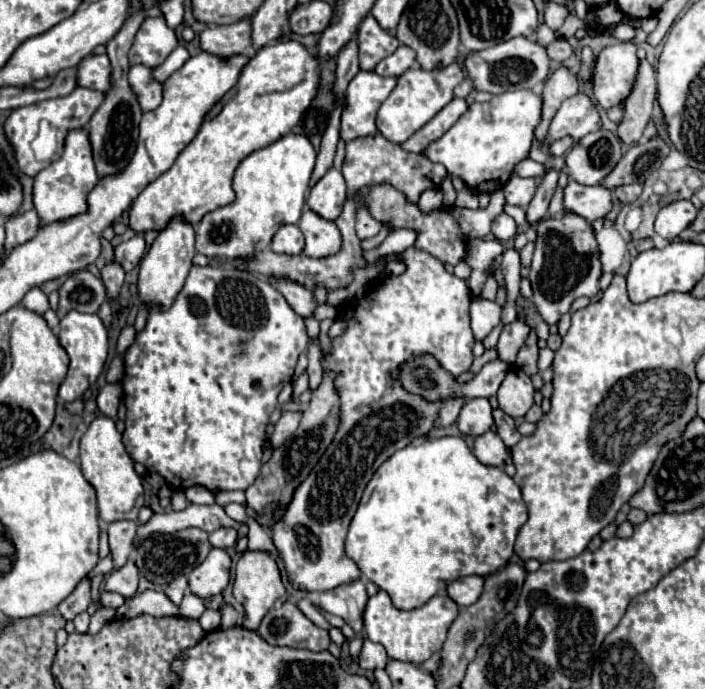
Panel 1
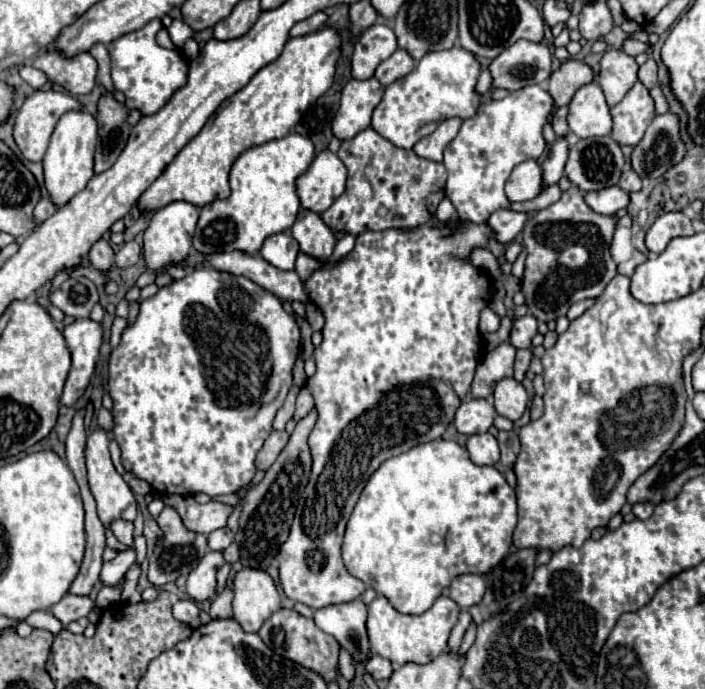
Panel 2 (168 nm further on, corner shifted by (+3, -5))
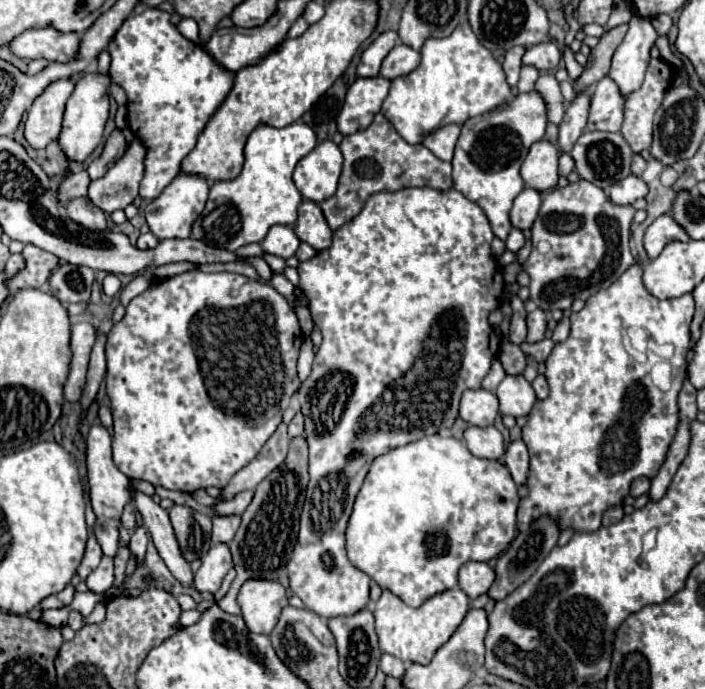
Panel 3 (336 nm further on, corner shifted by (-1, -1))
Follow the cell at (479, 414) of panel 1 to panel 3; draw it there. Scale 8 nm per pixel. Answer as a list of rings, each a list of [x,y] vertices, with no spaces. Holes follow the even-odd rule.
[[[467,389],[463,393],[459,417],[469,425],[477,427],[493,425],[497,415],[499,415],[499,401],[495,393],[485,389]]]

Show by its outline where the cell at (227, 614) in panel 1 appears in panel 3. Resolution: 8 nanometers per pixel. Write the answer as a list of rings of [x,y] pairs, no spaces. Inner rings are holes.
[[[295,437],[289,445],[289,453],[285,461],[275,469],[269,477],[265,477],[255,489],[255,497],[247,511],[241,515],[241,527],[233,541],[229,543],[233,555],[233,567],[237,577],[229,589],[229,593],[217,603],[223,611],[239,615],[241,609],[237,605],[237,593],[241,585],[249,579],[271,579],[277,581],[285,571],[287,561],[291,559],[293,547],[297,543],[299,533],[299,513],[305,501],[305,487],[309,481],[307,473],[307,441],[303,437]]]

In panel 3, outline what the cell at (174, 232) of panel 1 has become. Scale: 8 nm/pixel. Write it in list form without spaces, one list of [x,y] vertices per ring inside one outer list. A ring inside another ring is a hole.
[[[179,173],[157,199],[153,199],[145,209],[145,219],[149,229],[159,237],[191,237],[191,225],[201,215],[209,193],[209,181],[195,173]]]

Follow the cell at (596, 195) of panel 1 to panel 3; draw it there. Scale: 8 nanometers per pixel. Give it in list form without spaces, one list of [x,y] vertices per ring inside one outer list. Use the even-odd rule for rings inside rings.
[[[629,175],[625,179],[621,179],[619,183],[615,183],[609,191],[609,197],[613,203],[617,205],[631,205],[633,201],[637,201],[639,197],[645,197],[649,193],[647,183],[637,177],[637,175]]]

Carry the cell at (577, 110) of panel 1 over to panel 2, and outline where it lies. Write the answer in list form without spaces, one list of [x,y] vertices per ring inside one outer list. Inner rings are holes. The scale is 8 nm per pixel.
[[[597,83],[583,85],[569,103],[567,123],[571,133],[579,139],[609,135],[611,133],[611,115],[603,91]]]

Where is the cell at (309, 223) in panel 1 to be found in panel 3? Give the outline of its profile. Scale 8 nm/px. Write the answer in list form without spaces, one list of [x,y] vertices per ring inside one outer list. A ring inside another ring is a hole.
[[[305,199],[299,205],[299,217],[297,217],[295,225],[293,225],[293,231],[297,233],[297,237],[303,243],[309,243],[317,251],[329,249],[329,245],[331,245],[333,231],[329,229],[321,207],[317,203],[313,203],[313,201]]]

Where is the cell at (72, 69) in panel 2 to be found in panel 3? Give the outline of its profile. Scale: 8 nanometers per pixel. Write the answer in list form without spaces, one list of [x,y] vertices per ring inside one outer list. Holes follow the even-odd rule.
[[[53,27],[45,29],[27,29],[25,33],[17,35],[9,49],[13,55],[21,59],[39,59],[45,57],[47,61],[61,61],[67,63],[75,57],[79,49],[79,35],[77,33],[61,33]]]

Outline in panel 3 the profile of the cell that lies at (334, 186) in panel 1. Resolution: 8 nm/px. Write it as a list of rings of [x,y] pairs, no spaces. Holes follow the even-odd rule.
[[[321,141],[309,155],[305,155],[295,171],[293,181],[301,195],[309,201],[321,203],[337,189],[343,155],[333,141]]]

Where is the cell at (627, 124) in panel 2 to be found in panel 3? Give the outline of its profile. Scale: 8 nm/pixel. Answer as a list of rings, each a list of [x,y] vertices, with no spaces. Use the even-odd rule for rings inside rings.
[[[651,59],[641,89],[627,95],[621,135],[625,137],[633,153],[641,153],[643,149],[649,149],[653,141],[653,115],[659,109],[673,79],[675,75],[669,63],[661,59]]]

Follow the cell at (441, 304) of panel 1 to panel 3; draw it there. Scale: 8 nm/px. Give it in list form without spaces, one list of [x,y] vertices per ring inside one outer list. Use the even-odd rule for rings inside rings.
[[[405,187],[399,191],[379,191],[373,193],[365,203],[359,215],[355,215],[349,223],[339,227],[333,233],[333,245],[329,249],[323,249],[317,253],[317,257],[299,263],[299,285],[309,299],[309,311],[313,317],[313,323],[323,335],[323,343],[319,345],[319,351],[313,361],[313,371],[311,375],[301,383],[297,391],[297,399],[301,405],[301,413],[305,415],[305,439],[309,445],[309,485],[307,485],[307,497],[305,505],[301,511],[301,529],[299,529],[299,541],[293,549],[293,557],[287,565],[289,569],[289,581],[293,593],[305,603],[307,609],[317,613],[323,619],[329,617],[345,617],[353,615],[369,605],[369,583],[371,579],[359,571],[357,567],[351,565],[345,553],[345,527],[353,509],[355,495],[361,489],[361,483],[373,463],[375,457],[395,449],[397,445],[407,445],[411,441],[417,441],[425,435],[439,433],[441,429],[451,429],[451,425],[457,419],[457,409],[459,409],[459,399],[465,389],[477,389],[481,387],[483,377],[489,373],[491,363],[495,355],[499,353],[499,337],[489,325],[489,313],[499,307],[501,293],[505,287],[503,273],[499,271],[497,261],[491,255],[491,241],[493,241],[493,231],[491,225],[485,217],[485,213],[471,201],[467,201],[459,191],[453,187],[447,191],[431,189],[431,187]]]

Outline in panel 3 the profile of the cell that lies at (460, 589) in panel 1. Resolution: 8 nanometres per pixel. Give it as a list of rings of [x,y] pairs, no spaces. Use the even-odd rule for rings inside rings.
[[[471,561],[459,569],[459,587],[469,595],[469,599],[477,599],[487,593],[495,581],[495,571],[489,563]]]

